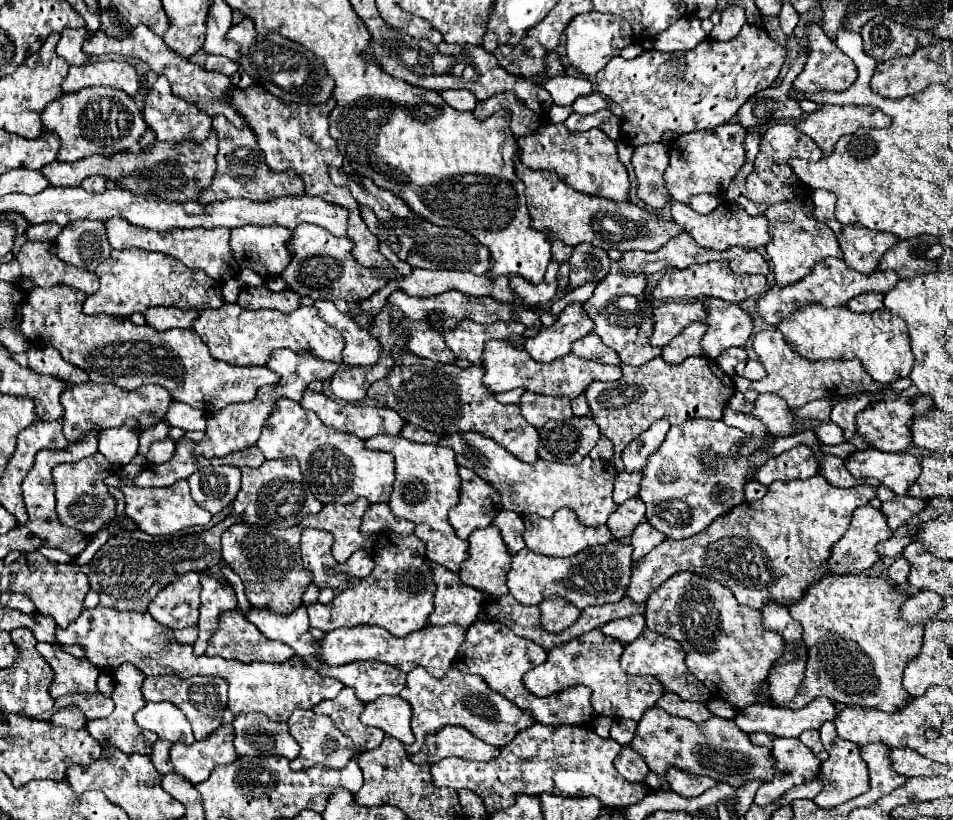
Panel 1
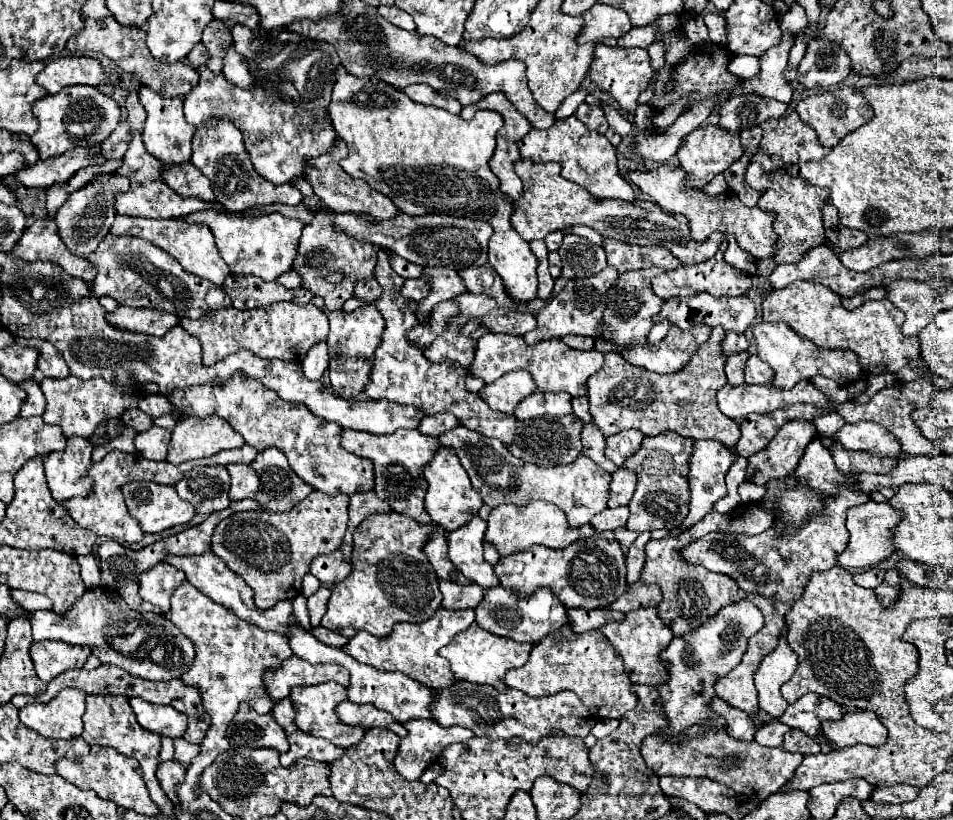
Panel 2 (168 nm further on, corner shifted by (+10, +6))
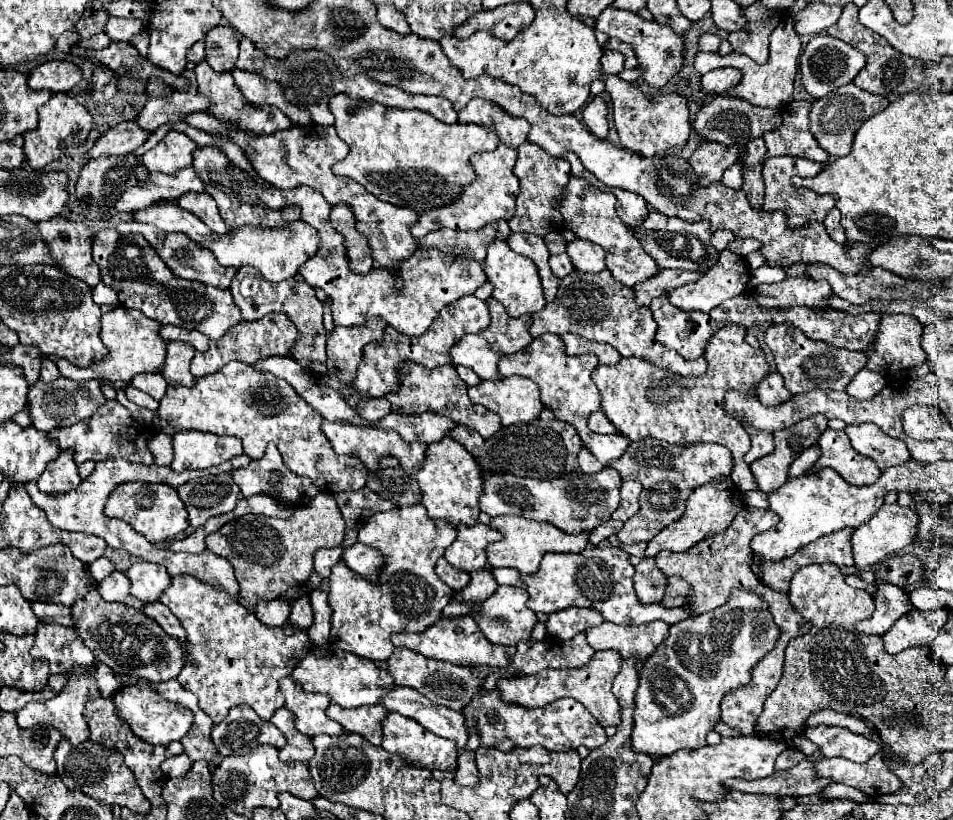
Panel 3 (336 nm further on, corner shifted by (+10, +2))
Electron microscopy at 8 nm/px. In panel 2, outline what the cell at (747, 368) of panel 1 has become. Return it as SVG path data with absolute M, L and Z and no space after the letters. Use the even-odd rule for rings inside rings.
M753 355L747 365L745 365L745 383L761 383L761 385L771 385L775 373L773 369L761 361L757 355Z

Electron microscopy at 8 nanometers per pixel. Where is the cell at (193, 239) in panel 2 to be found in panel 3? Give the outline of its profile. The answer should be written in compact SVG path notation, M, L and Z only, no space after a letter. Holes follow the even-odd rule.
M121 221L117 225L117 231L121 235L131 235L131 233L141 233L149 239L153 239L155 243L155 251L159 253L159 257L165 261L165 265L177 275L177 277L183 277L183 279L189 279L189 281L199 281L199 283L205 283L205 285L213 285L217 289L229 289L229 283L233 279L233 275L237 273L235 269L229 269L229 267L223 267L217 263L217 257L213 255L211 249L205 249L205 247L199 247L195 241L191 241L185 233L161 233L157 227L153 225L143 225L143 223L137 223L137 221Z

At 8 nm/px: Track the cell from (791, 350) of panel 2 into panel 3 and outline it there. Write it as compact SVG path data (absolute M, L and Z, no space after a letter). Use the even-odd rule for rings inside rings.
M791 323L771 325L765 331L765 343L775 357L775 365L777 365L777 371L781 373L781 377L785 381L785 387L793 395L805 393L809 389L843 391L847 387L847 383L853 379L853 375L859 373L867 361L863 351L839 349L839 347L833 347L825 341L813 341L813 339L805 337L803 331Z

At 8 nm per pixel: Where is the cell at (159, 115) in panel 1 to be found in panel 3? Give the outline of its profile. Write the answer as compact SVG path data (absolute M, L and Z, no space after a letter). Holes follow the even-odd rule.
M169 131L157 147L147 151L141 161L147 167L147 171L159 171L165 175L173 175L183 167L191 165L193 149L197 149L195 141L187 137L183 131Z

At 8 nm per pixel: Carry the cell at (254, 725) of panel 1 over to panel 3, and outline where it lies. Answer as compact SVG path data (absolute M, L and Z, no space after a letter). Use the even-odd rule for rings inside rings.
M247 705L233 707L229 715L213 727L211 739L223 757L245 755L265 743L277 749L285 747L283 733L271 721L261 719Z

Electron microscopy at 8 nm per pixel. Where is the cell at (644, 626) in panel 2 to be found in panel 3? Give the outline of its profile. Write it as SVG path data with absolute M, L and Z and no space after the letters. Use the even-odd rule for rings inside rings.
M605 621L587 631L587 641L595 651L617 649L623 659L643 663L655 653L667 635L669 625L665 621L651 621L645 625L615 625Z

